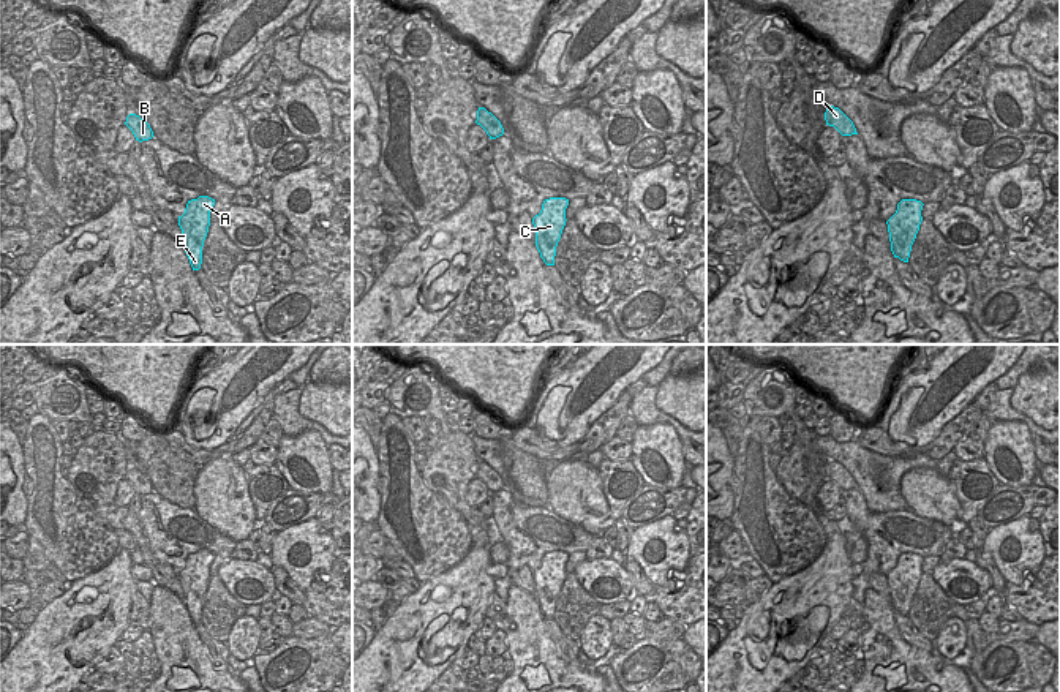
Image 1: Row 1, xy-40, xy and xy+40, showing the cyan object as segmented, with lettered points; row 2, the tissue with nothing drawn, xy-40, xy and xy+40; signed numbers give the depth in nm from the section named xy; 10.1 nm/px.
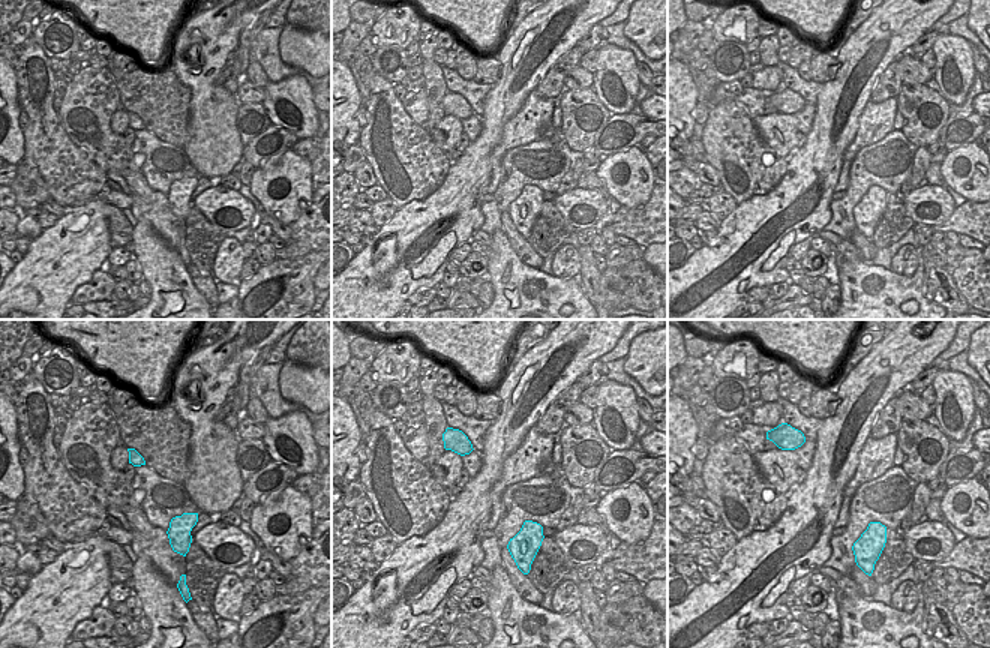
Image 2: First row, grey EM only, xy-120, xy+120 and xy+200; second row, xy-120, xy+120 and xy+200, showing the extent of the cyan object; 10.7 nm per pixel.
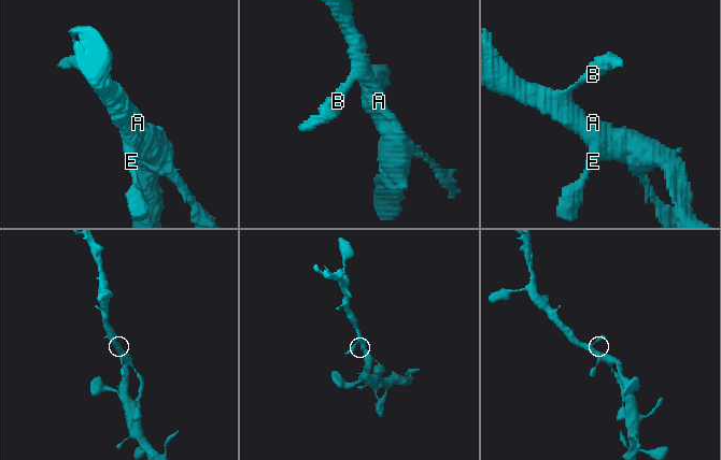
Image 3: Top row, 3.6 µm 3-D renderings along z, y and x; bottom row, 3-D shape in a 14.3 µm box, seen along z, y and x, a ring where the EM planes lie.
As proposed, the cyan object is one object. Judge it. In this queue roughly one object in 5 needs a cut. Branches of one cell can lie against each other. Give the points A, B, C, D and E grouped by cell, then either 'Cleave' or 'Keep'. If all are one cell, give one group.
Groups: A B C D E. Keep

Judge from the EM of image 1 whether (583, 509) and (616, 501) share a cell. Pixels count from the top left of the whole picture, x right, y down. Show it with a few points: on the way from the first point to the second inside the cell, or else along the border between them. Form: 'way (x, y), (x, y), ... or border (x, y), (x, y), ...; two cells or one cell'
border (597, 470), (610, 517); two cells

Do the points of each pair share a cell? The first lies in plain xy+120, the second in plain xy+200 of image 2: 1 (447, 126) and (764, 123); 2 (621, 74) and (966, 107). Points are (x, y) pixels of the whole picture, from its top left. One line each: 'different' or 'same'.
1: same
2: different

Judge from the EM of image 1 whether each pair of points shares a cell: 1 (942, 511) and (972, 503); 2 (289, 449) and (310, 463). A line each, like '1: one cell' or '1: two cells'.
1: two cells
2: one cell

